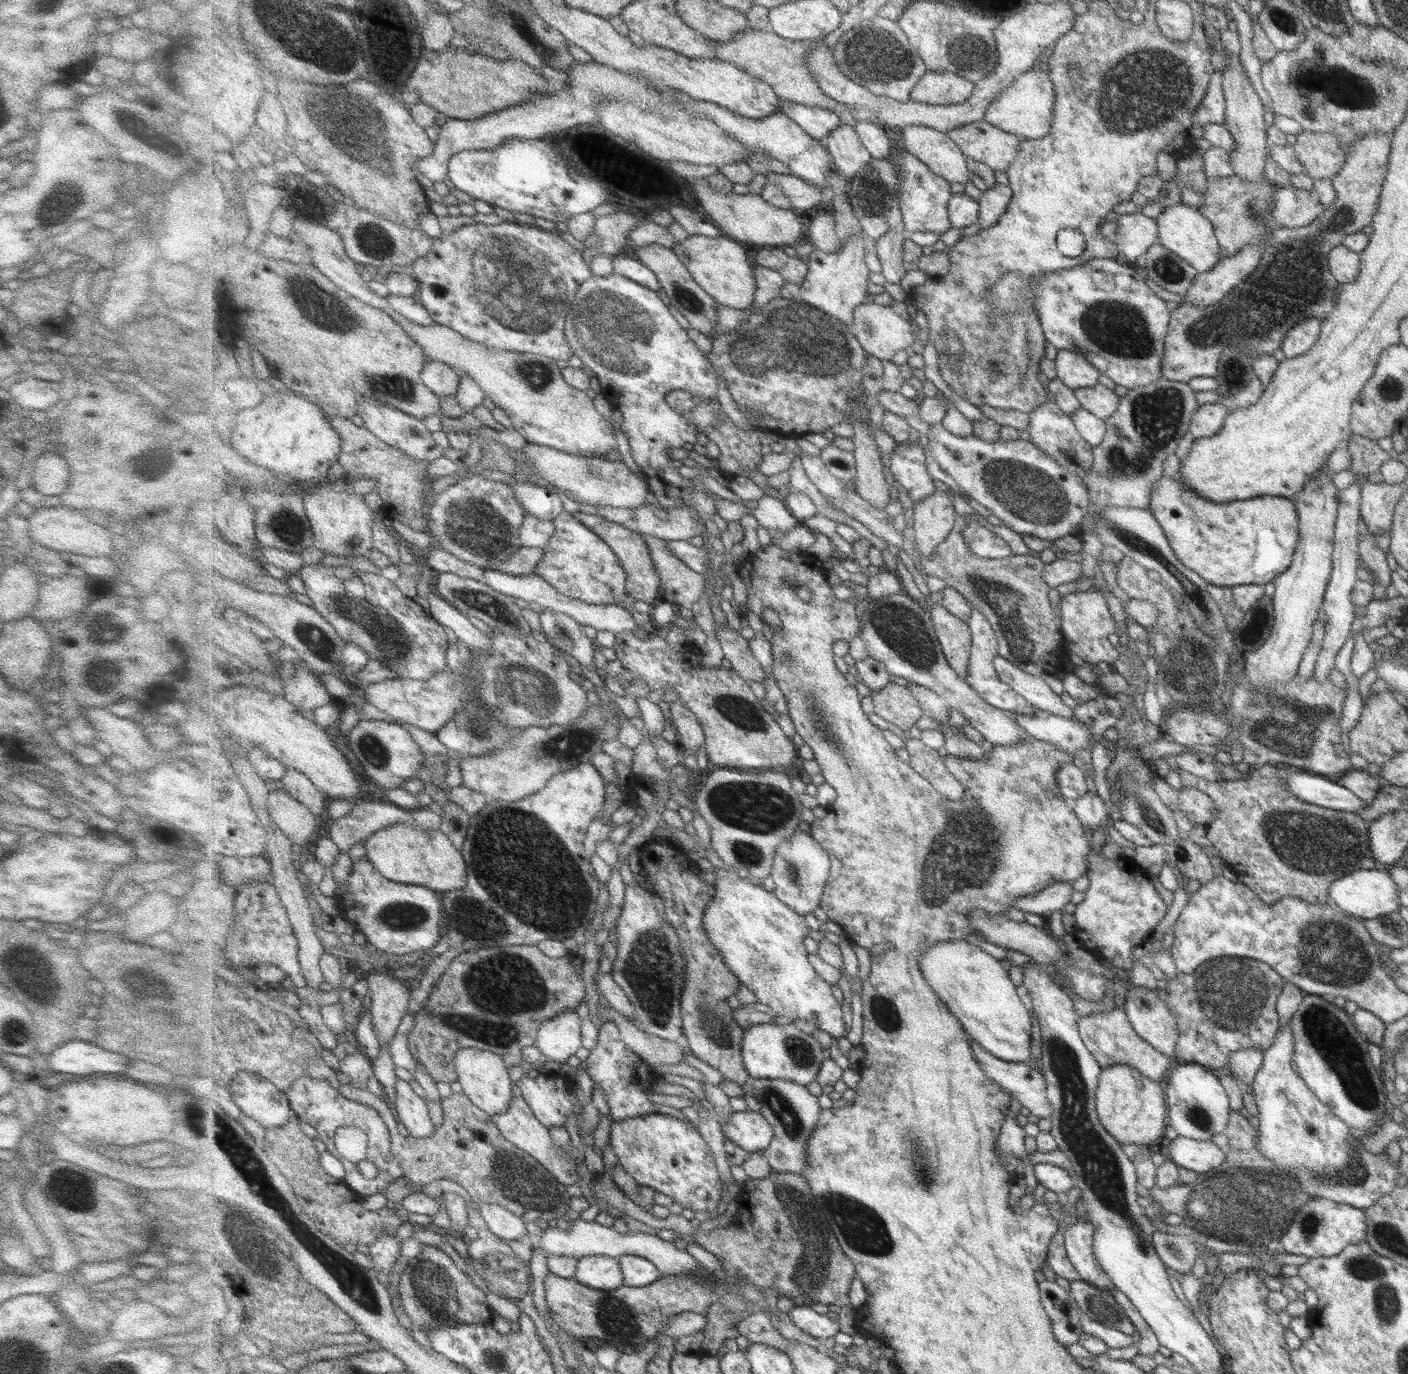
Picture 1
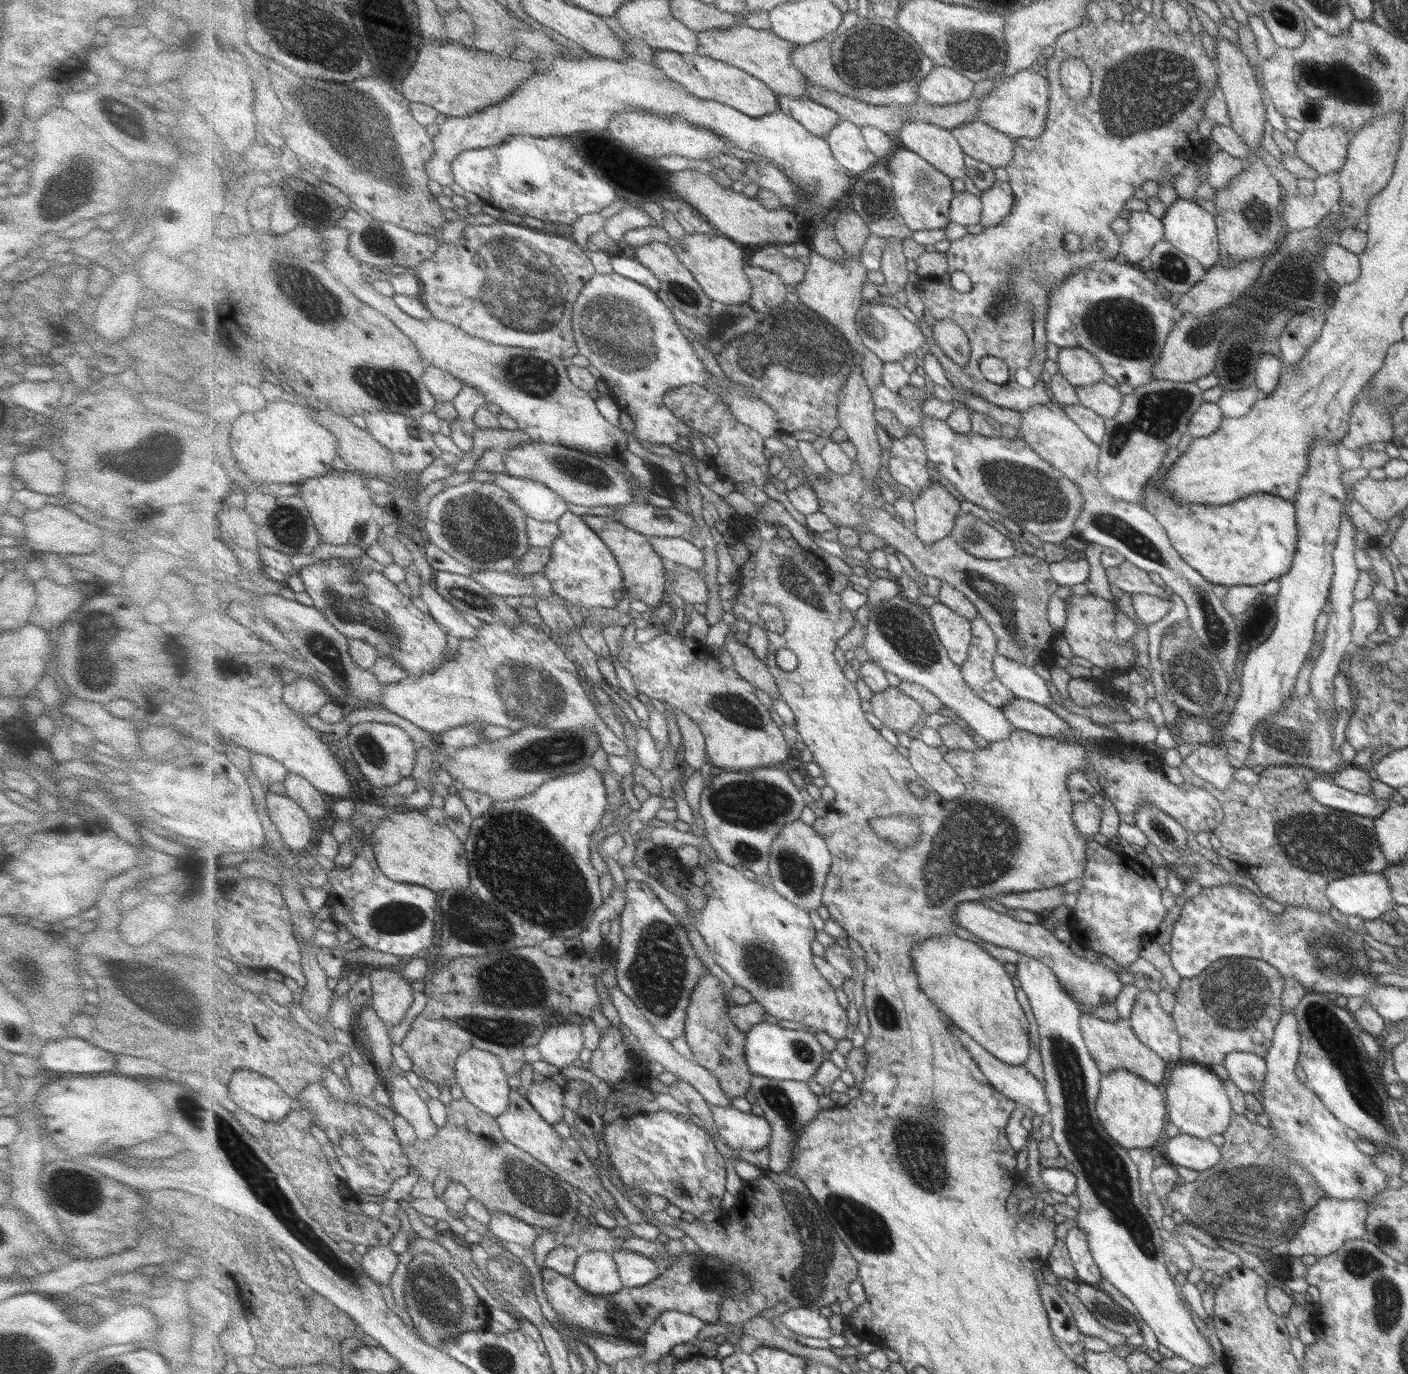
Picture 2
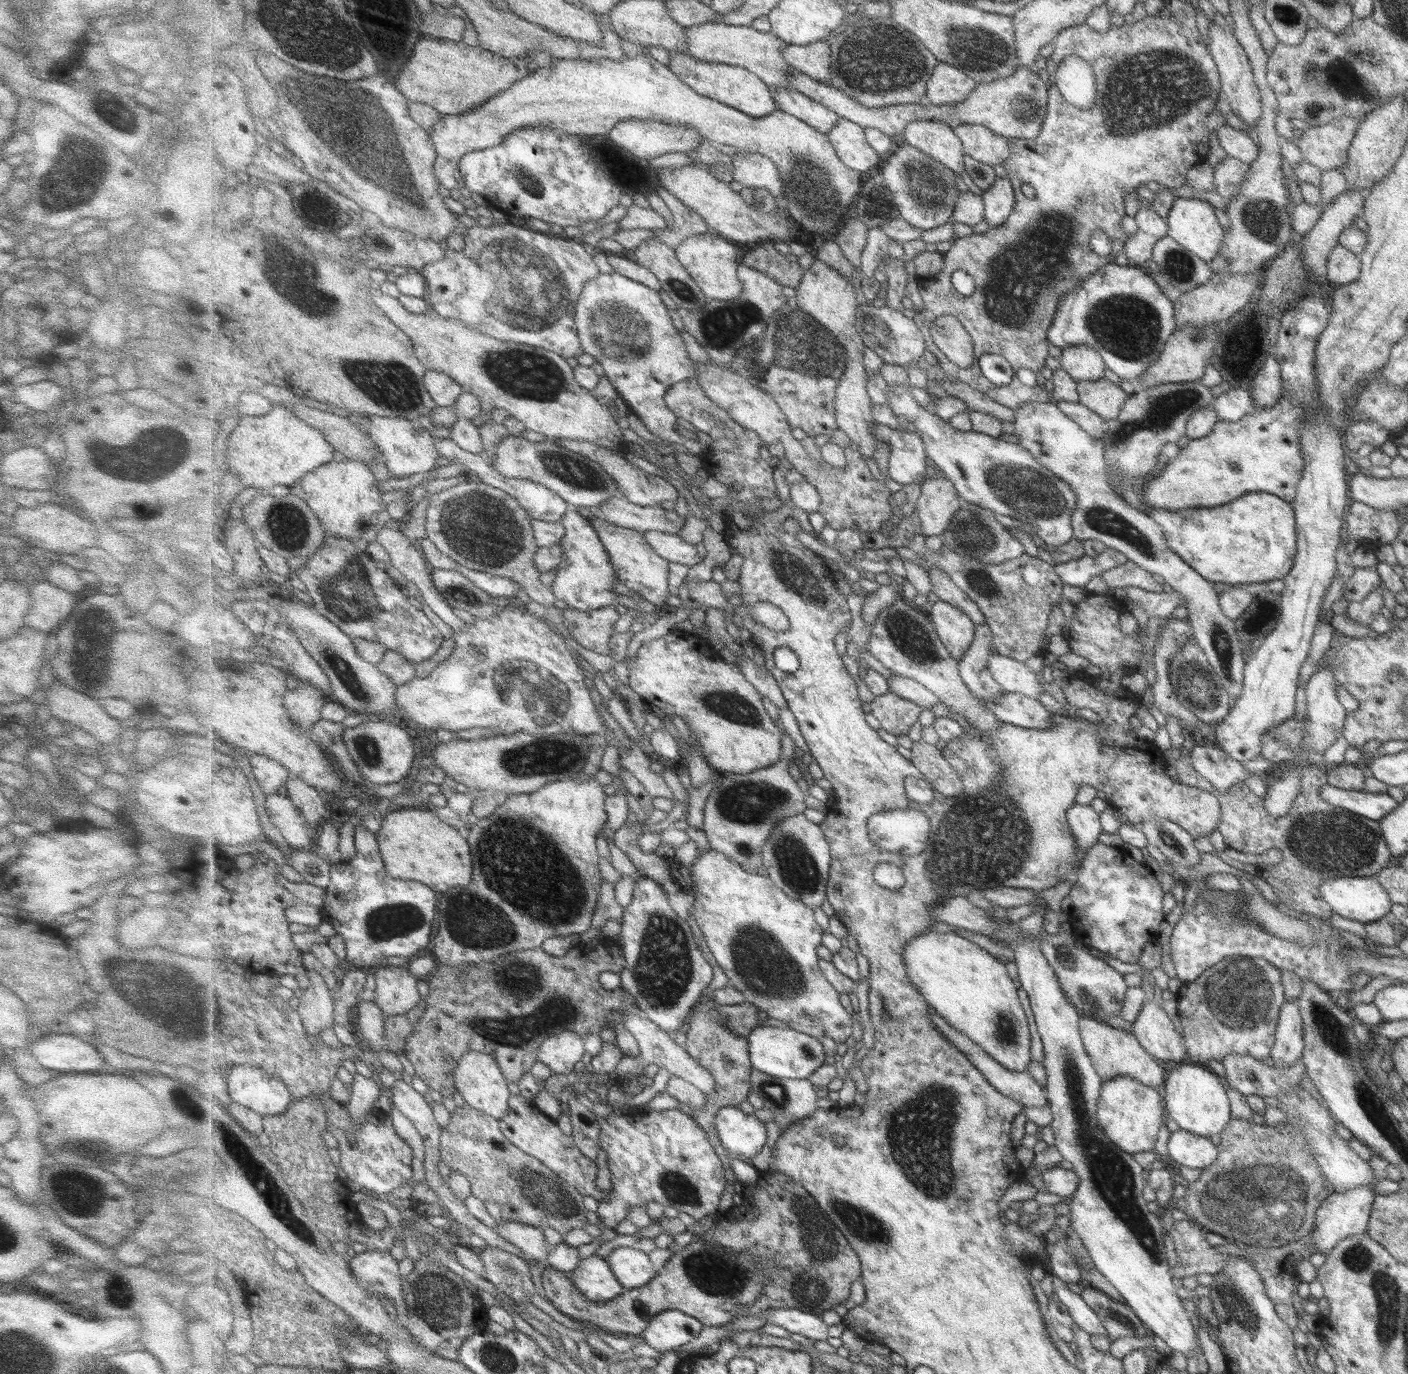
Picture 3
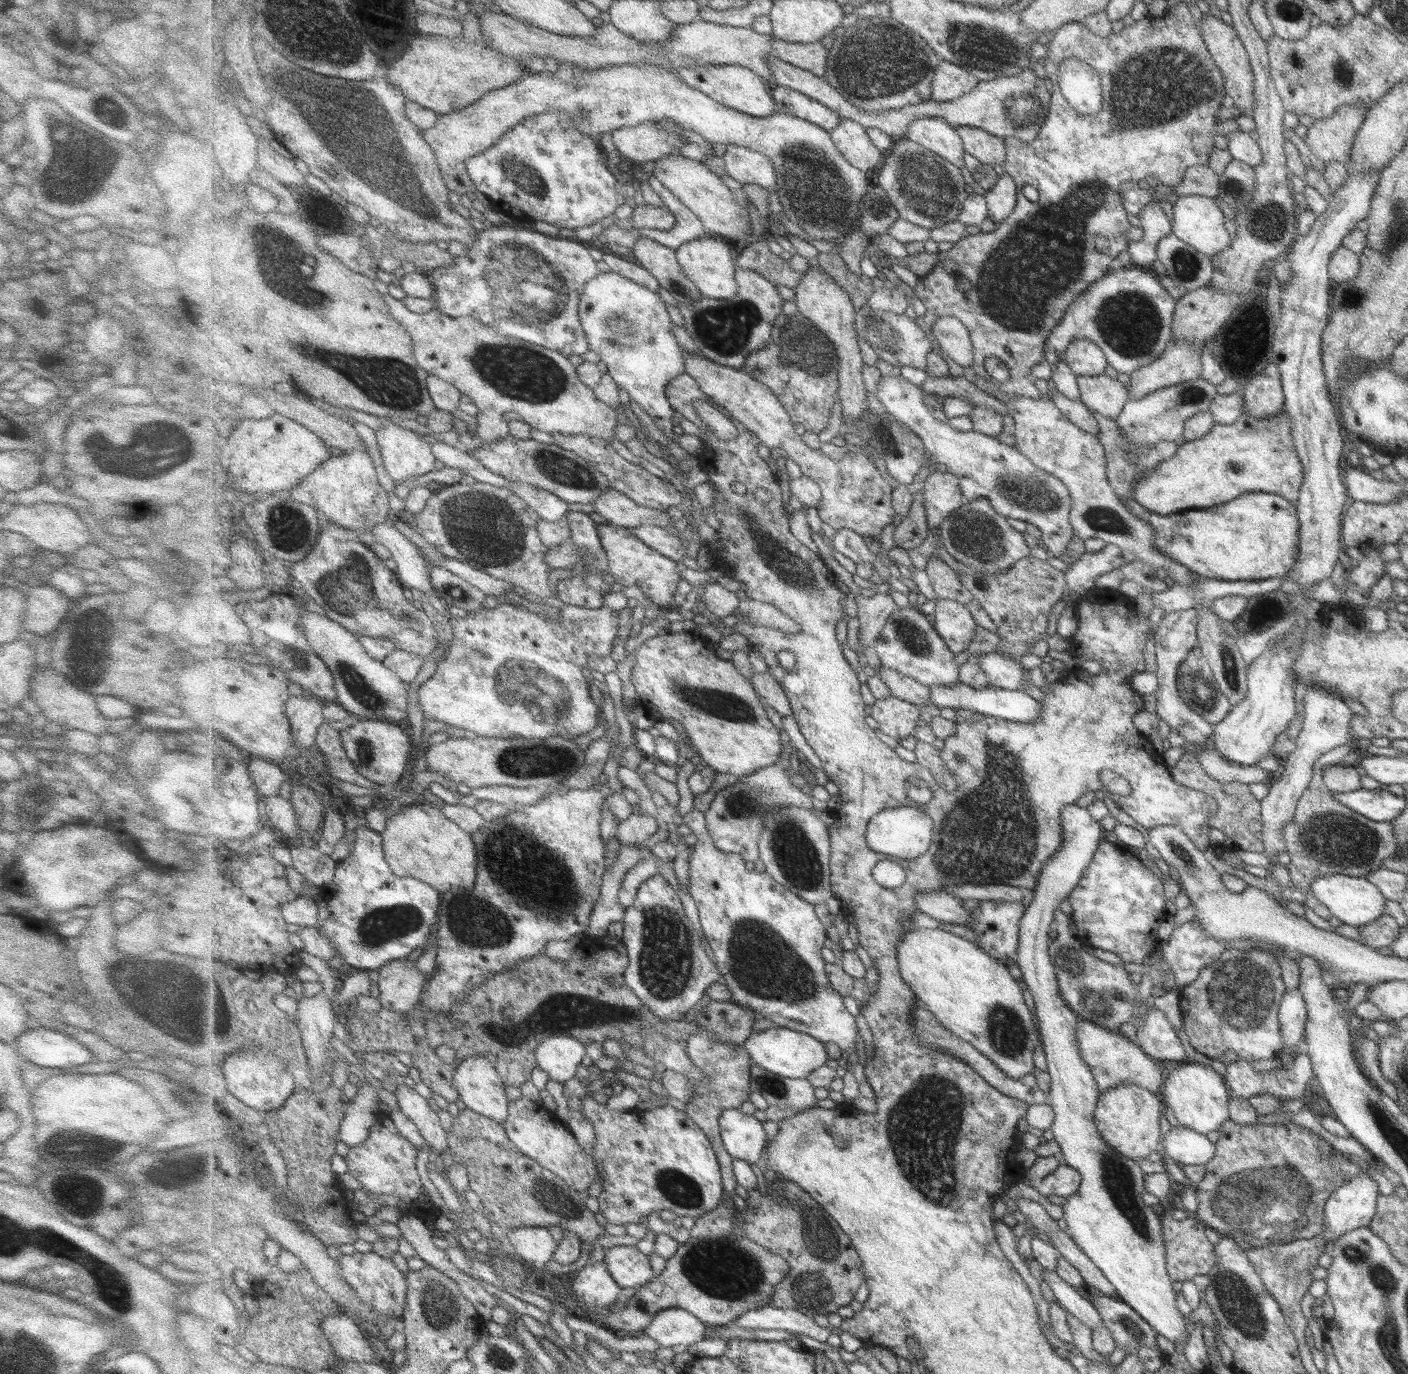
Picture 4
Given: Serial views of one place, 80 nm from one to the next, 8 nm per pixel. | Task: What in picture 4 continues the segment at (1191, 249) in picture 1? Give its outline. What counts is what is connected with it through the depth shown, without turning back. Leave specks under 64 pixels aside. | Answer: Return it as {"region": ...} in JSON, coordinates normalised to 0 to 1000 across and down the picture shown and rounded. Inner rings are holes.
{"region":[[[854,143],[836,143],[832,148],[832,154],[831,170],[849,180],[852,185],[860,187],[874,178],[874,174],[869,165],[869,156],[862,145]]]}

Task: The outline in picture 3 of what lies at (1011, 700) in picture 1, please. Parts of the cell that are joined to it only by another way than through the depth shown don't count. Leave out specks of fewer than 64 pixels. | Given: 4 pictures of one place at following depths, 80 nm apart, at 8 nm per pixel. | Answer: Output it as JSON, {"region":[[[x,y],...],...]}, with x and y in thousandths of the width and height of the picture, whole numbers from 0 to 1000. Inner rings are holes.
{"region":[[[692,456],[692,465],[690,472],[682,480],[684,496],[695,509],[707,509],[714,504],[703,489],[703,479],[706,477],[706,463],[702,456]]]}

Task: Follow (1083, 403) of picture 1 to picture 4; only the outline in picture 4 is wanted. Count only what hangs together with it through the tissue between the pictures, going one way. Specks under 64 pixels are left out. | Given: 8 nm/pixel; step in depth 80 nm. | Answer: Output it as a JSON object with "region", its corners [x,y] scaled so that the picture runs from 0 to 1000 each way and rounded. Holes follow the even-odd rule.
{"region":[[[784,271],[781,274],[767,274],[766,280],[768,292],[776,299],[791,305],[802,291],[802,285],[796,279]]]}

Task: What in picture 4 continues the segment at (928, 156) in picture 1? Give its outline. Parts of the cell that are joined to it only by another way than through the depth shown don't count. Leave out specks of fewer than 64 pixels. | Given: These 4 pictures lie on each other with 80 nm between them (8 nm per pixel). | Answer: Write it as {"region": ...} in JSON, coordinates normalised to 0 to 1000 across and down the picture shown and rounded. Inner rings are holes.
{"region":[[[653,86],[644,93],[643,100],[657,106],[681,122],[686,122],[686,109],[683,100],[671,87]]]}

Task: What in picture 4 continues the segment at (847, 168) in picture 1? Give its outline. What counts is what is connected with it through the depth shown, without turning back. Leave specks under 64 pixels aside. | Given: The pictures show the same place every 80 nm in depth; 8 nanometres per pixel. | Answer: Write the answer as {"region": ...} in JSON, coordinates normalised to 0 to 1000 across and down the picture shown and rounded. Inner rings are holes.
{"region":[[[599,87],[596,92],[590,95],[590,100],[596,111],[604,121],[621,127],[628,119],[629,112],[619,103],[616,95],[609,89]]]}

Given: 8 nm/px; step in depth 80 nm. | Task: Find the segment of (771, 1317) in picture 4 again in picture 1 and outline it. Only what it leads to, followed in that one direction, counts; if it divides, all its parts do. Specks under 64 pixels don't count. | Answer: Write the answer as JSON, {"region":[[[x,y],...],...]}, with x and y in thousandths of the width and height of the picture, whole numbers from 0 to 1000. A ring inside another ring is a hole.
{"region":[[[565,951],[560,955],[561,961],[577,972],[577,974],[587,975],[592,974],[596,969],[596,964],[590,961],[589,958],[579,955],[575,951]]]}

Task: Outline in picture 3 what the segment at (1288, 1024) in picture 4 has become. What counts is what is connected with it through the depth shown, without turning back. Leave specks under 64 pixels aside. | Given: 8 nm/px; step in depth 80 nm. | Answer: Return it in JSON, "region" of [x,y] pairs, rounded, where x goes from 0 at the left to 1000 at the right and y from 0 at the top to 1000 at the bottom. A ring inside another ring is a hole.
{"region":[[[920,727],[912,729],[909,732],[905,750],[905,758],[901,770],[904,772],[903,777],[911,777],[918,775],[925,768],[925,741],[923,738],[923,734]]]}

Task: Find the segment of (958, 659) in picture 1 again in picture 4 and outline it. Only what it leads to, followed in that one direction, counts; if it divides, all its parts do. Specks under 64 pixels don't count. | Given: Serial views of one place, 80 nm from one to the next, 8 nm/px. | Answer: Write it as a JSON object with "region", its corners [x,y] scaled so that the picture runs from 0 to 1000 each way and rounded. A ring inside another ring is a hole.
{"region":[[[666,436],[662,449],[667,462],[679,477],[688,472],[694,461],[695,453],[690,444],[681,438]]]}

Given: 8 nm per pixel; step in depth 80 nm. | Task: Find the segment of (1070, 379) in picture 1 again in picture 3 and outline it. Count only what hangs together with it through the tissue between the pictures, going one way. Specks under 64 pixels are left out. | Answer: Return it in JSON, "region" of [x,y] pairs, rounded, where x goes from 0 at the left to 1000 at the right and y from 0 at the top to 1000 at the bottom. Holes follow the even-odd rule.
{"region":[[[772,251],[755,254],[752,263],[765,278],[780,277],[785,274],[786,263],[783,258]]]}

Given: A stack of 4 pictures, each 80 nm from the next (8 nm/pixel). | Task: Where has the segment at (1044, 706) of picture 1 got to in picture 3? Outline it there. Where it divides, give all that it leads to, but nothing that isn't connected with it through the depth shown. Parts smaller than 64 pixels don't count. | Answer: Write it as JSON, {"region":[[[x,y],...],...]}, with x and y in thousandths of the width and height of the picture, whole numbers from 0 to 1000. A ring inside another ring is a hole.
{"region":[[[706,475],[703,479],[703,489],[714,504],[726,505],[732,508],[738,508],[741,496],[738,491],[734,489],[729,483]]]}

